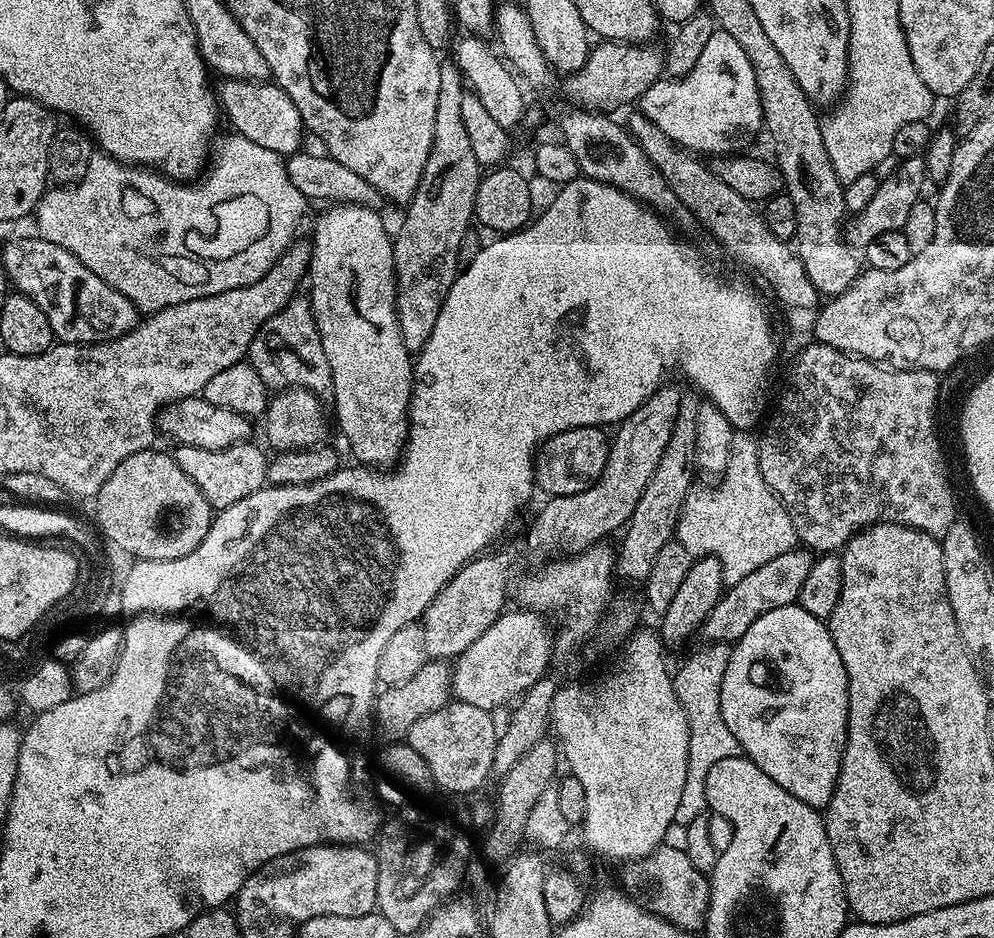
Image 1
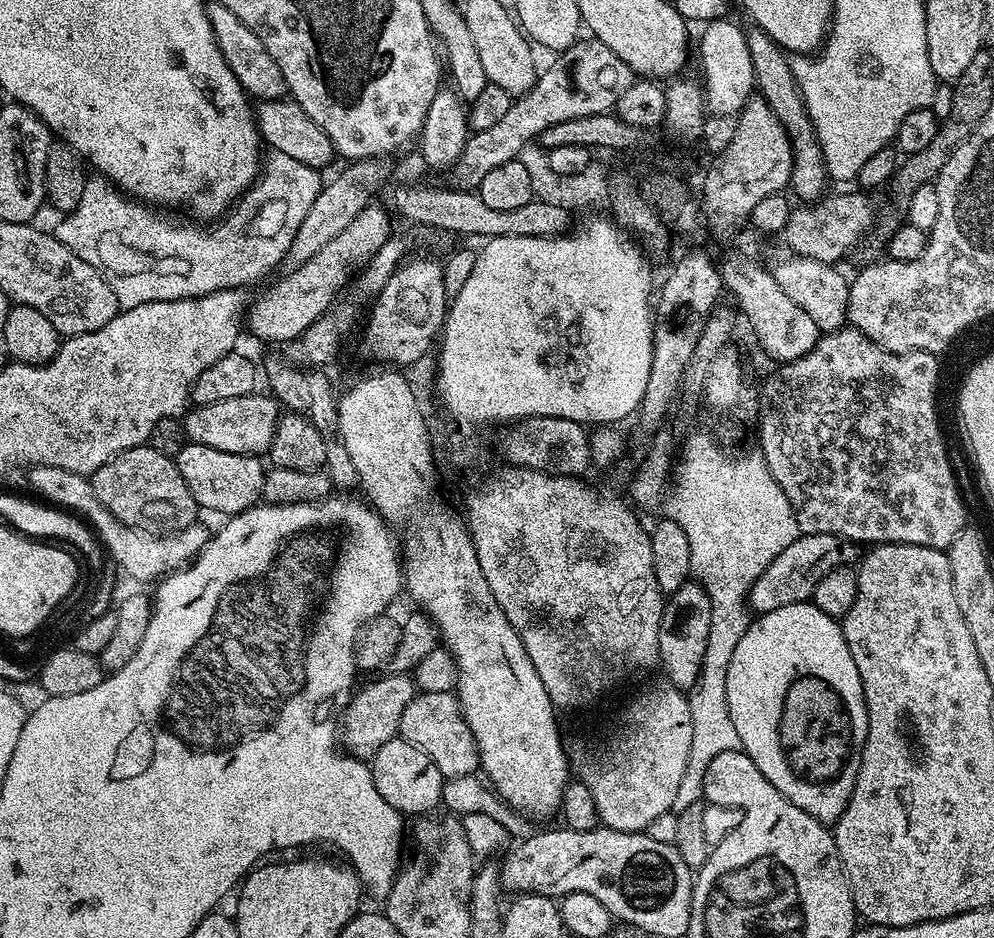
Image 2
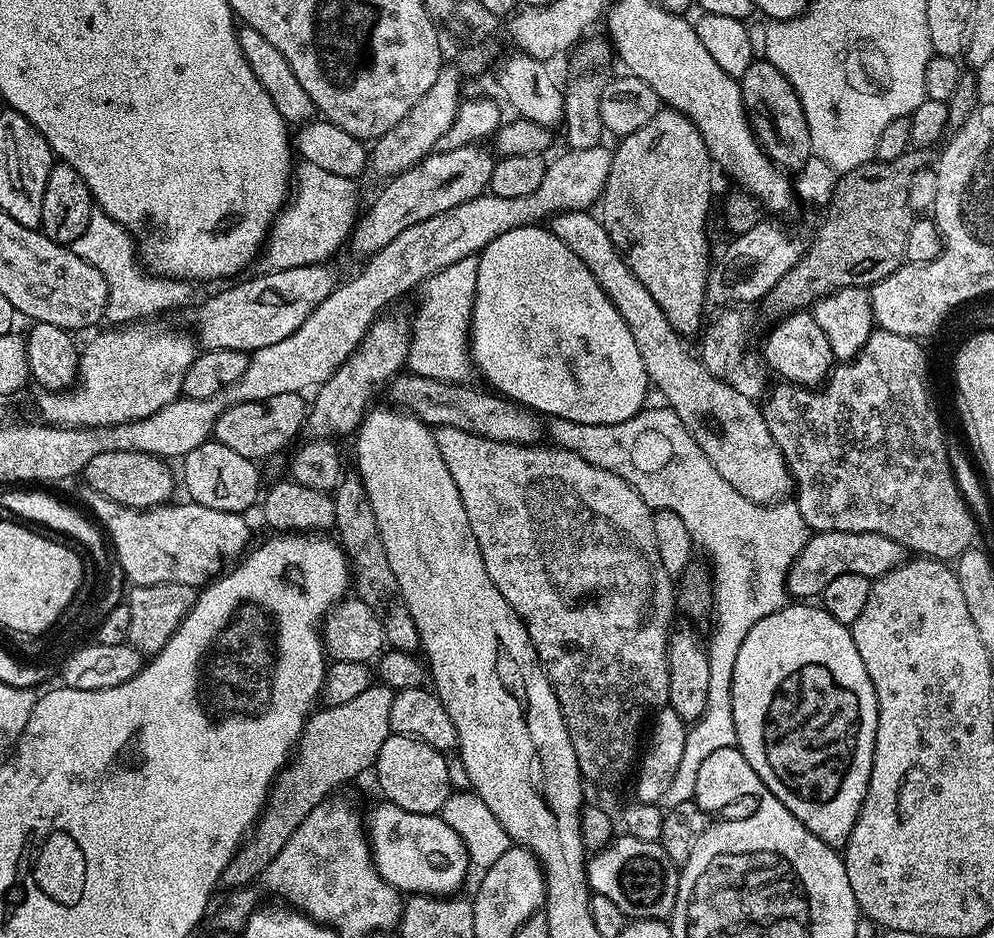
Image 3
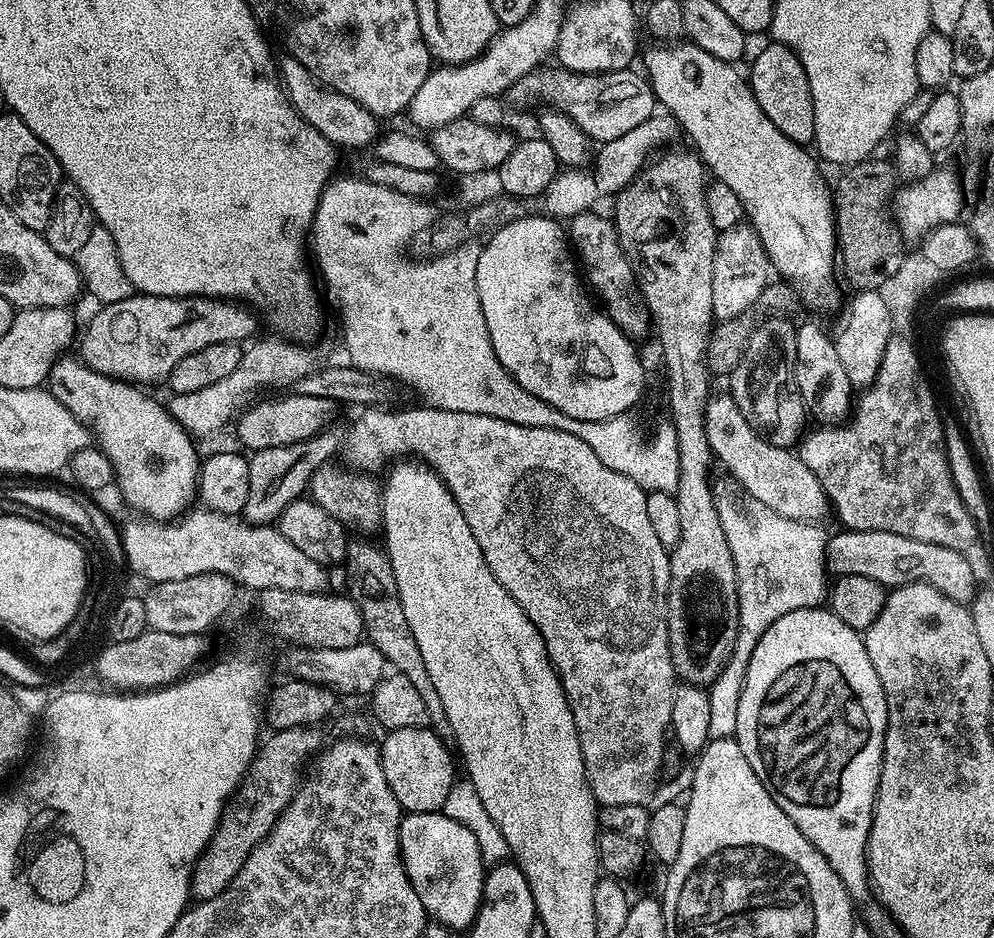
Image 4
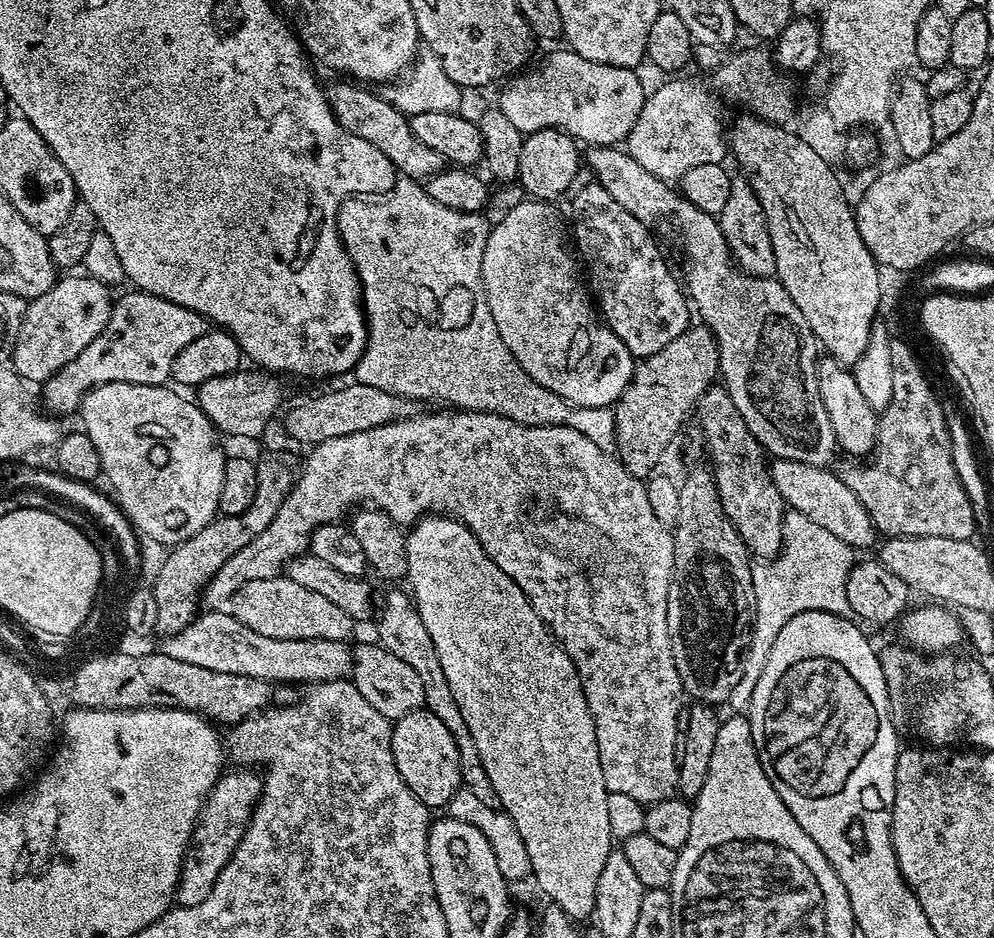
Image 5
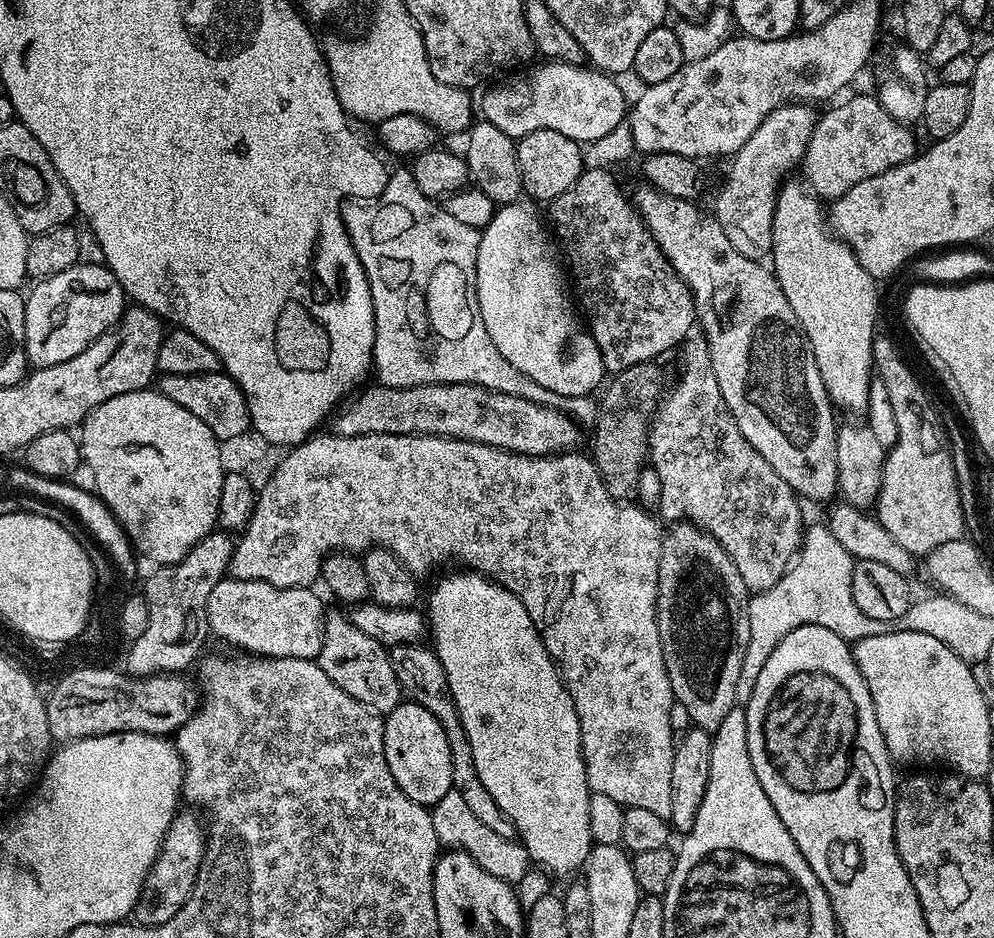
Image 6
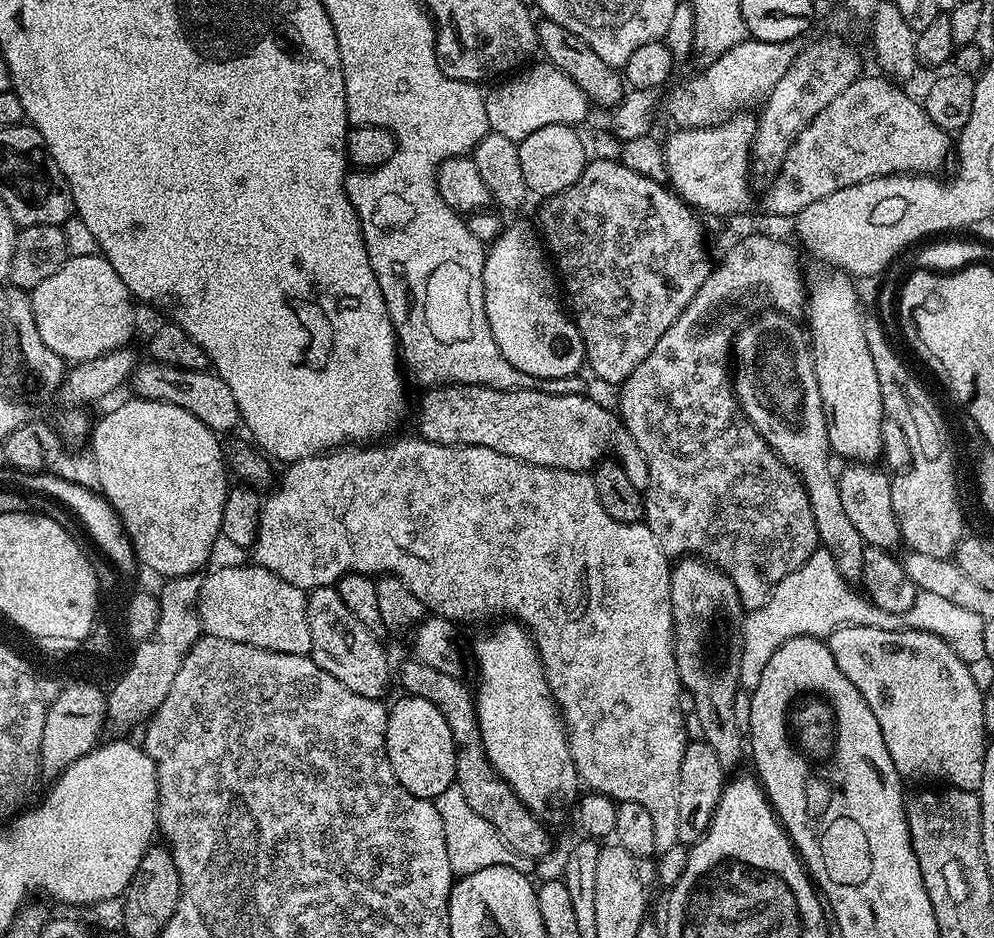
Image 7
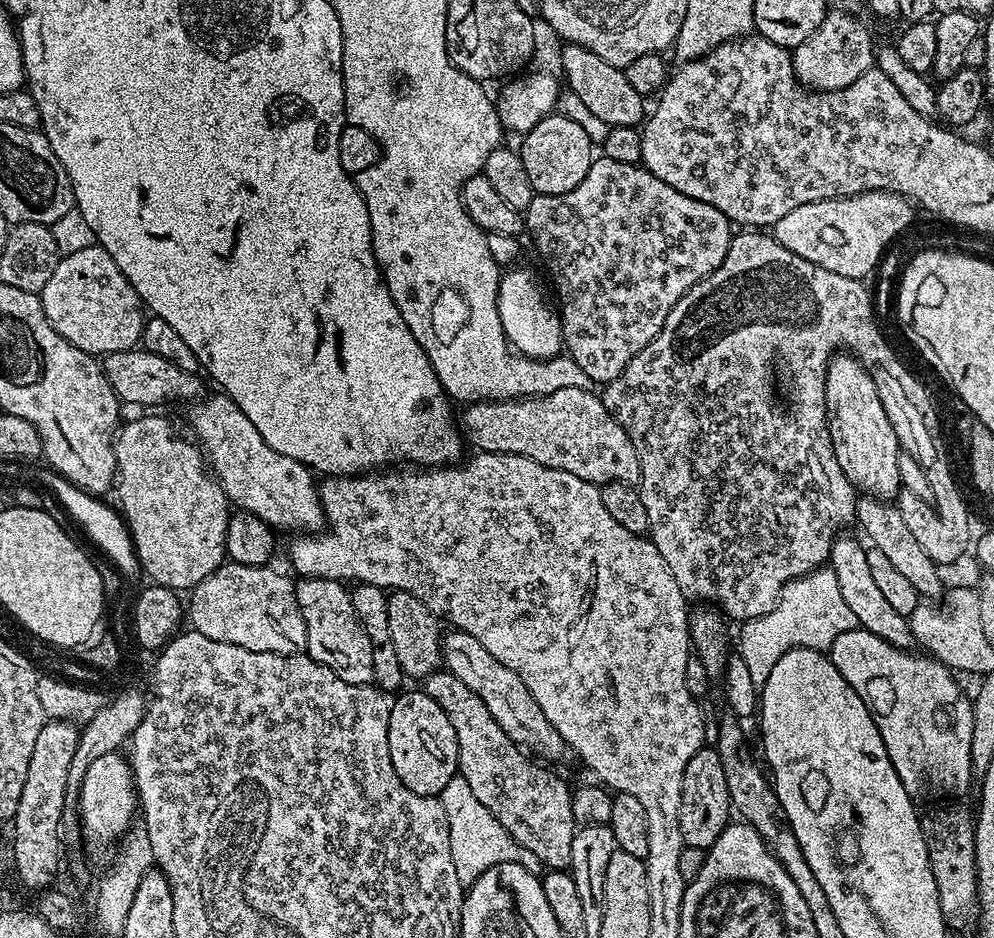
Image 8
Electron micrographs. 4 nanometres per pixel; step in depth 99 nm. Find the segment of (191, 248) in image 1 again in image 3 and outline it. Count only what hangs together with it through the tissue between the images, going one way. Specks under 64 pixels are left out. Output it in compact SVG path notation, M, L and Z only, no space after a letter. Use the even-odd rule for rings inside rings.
M301 163L294 172L294 191L268 230L262 249L263 267L277 272L331 261L331 256L349 243L352 229L356 227L356 184L355 179ZM93 211L86 230L70 245L94 270L98 270L108 283L108 305L104 311L107 323L112 326L123 326L133 322L152 318L155 312L166 312L178 308L188 300L193 285L187 280L177 280L171 276L149 274L138 259L138 249L132 235L114 218L103 212Z

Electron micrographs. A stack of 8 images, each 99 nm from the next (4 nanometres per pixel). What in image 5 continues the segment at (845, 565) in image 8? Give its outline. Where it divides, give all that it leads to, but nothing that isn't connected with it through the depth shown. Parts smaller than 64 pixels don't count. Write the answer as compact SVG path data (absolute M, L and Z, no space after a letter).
M589 147L586 152L586 168L593 172L595 183L601 184L622 206L622 210L630 210L638 222L645 224L650 230L669 228L676 235L680 248L684 251L684 276L682 284L686 289L687 299L691 307L701 316L703 327L712 332L720 355L719 379L728 393L730 402L738 410L748 433L756 439L757 445L769 457L777 460L808 464L810 467L825 467L832 452L837 451L836 435L830 430L830 420L822 406L820 391L816 385L816 365L818 363L818 341L810 330L806 318L802 318L802 310L794 306L794 298L786 294L786 290L775 278L757 278L740 271L733 262L728 250L728 243L720 229L720 221L715 216L698 210L669 181L660 180L642 170L638 162L623 147Z

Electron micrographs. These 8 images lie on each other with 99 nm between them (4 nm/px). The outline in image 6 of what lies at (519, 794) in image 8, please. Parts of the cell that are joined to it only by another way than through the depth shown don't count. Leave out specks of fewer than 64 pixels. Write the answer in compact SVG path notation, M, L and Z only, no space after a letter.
M419 643L397 644L391 649L392 665L394 674L398 678L403 695L413 704L421 704L446 730L446 742L450 742L450 758L452 759L452 787L458 794L462 794L462 799L470 806L471 813L484 822L486 826L494 830L497 834L502 834L502 838L516 840L516 827L513 826L510 818L496 805L494 798L490 796L490 790L482 786L478 774L474 770L474 762L470 754L470 742L466 738L466 730L460 721L460 715L456 709L454 698L450 694L450 686L446 682L446 674L442 670L442 662L437 658L435 651L431 647L420 648Z

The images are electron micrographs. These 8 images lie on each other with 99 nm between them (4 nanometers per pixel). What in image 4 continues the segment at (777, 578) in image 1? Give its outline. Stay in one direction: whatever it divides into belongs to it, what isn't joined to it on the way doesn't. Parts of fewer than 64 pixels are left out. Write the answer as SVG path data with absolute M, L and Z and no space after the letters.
M840 530L837 536L829 535L824 562L833 577L862 574L862 578L874 578L886 590L903 584L925 583L942 590L946 598L966 604L978 575L968 558L958 550L934 546L934 542L918 542L918 538L902 538L902 534L890 534L886 530Z

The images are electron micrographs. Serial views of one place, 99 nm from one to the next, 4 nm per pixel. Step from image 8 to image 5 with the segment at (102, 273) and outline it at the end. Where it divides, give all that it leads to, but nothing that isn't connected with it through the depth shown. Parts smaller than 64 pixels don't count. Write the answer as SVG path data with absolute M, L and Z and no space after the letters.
M64 274L37 300L24 309L22 326L12 346L10 367L21 381L50 379L66 362L74 362L106 326L114 296L109 285L102 284L87 274Z

